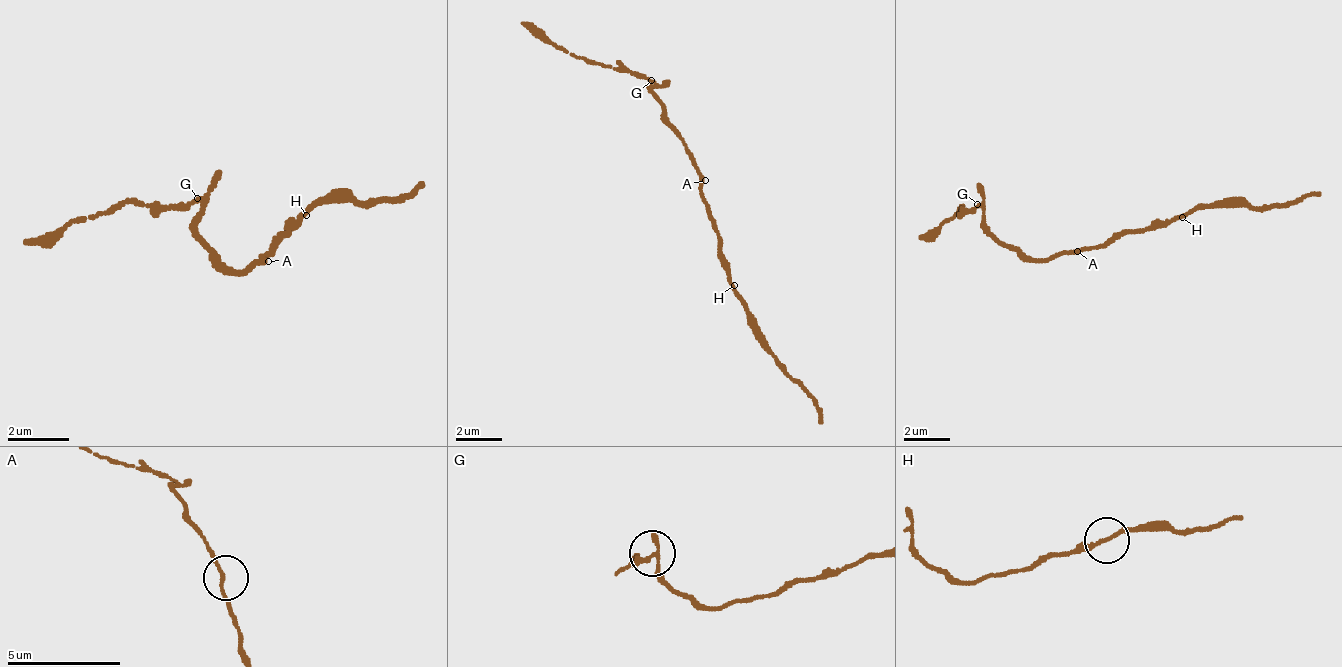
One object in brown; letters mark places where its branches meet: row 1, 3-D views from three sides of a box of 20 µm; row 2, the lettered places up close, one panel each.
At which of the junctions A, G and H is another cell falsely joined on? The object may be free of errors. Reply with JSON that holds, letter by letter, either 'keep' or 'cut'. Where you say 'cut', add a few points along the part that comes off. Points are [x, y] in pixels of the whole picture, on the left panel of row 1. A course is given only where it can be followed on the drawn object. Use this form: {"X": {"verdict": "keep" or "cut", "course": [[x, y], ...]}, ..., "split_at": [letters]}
{"A": {"verdict": "keep"}, "G": {"verdict": "cut", "course": [[199, 199], [122, 199], [22, 246]]}, "H": {"verdict": "keep"}, "split_at": ["G"]}

